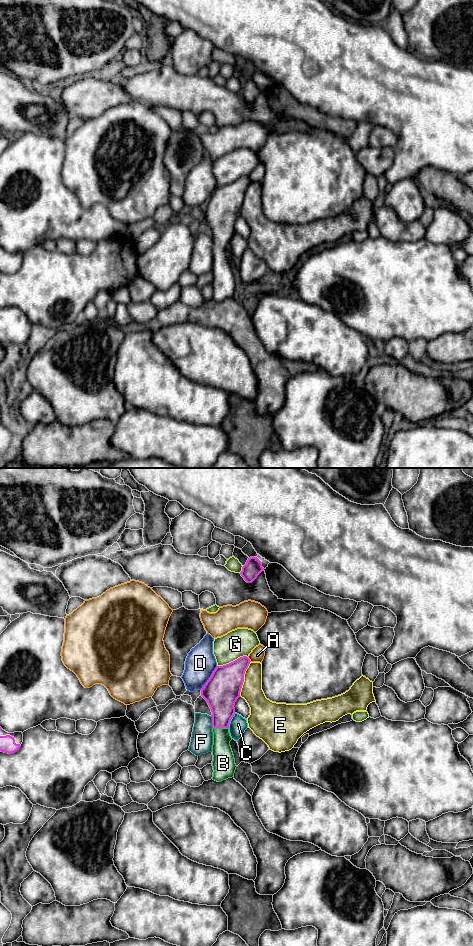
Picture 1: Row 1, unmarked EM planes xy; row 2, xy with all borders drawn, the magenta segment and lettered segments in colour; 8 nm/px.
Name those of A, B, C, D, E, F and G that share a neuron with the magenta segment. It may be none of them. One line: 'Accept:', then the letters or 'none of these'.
Accept: B

